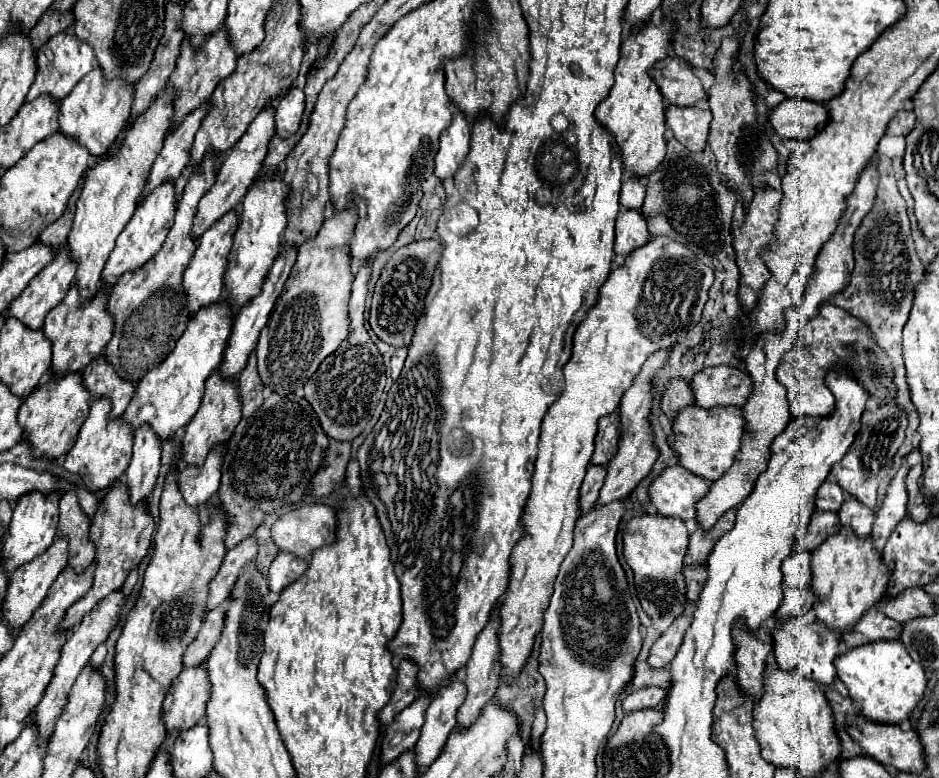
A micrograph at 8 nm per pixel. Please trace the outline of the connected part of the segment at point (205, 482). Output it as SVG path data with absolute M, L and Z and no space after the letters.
M216 446L202 466L186 466L178 474L178 490L188 506L198 506L218 492L222 456L224 446Z

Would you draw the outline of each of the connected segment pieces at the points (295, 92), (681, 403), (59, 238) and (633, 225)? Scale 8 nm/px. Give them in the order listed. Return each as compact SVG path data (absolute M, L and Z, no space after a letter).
M288 88L286 96L280 98L274 112L276 134L284 138L292 136L300 126L302 112L304 112L304 92L298 88Z
M680 378L668 380L666 390L662 392L662 398L660 398L660 410L668 416L668 420L674 420L676 412L686 406L694 406L692 390L688 388L688 384Z
M86 174L82 176L80 180L80 186L76 188L76 192L70 196L68 200L68 206L66 206L66 212L54 222L50 224L42 234L40 234L40 242L46 242L46 244L52 244L52 246L58 246L58 244L64 244L64 236L68 236L68 228L72 228L72 212L76 210L76 196L80 196L80 188L84 184L84 178Z
M620 210L616 218L616 240L614 240L614 266L622 266L624 260L640 246L648 242L648 228L640 212Z

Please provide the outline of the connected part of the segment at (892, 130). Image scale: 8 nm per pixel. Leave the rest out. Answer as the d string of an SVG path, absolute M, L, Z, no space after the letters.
M900 110L892 116L888 122L886 134L896 134L896 136L908 136L908 132L914 128L914 112L910 110Z

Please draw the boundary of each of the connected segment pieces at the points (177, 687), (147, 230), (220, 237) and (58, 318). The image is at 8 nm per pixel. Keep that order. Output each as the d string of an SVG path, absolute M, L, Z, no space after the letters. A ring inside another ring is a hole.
M204 664L196 668L184 668L172 682L162 706L162 722L166 726L166 732L182 732L196 724L202 724L206 702L208 672L204 672Z
M164 182L150 196L146 196L146 200L136 208L132 220L126 224L124 232L120 232L120 236L116 238L116 246L114 246L112 254L108 256L108 260L104 264L100 286L102 288L112 288L122 274L136 272L138 268L142 268L162 248L164 236L168 234L168 228L172 226L174 214L176 214L174 184L172 182Z
M228 212L226 216L222 216L212 228L208 228L204 232L204 236L198 240L198 248L190 260L190 264L184 270L184 294L186 294L186 306L188 306L188 314L194 316L200 308L212 306L220 300L222 296L222 288L224 288L224 264L228 264L228 252L232 248L232 236L238 228L238 214L236 212Z
M70 288L64 302L60 302L44 322L44 336L52 342L52 366L50 372L54 376L64 376L66 372L82 372L94 358L98 358L112 336L112 320L104 316L104 296L108 292L100 290L100 296L92 300L92 304L84 304L80 308L80 296L76 296L76 288ZM68 350L70 354L64 354Z

